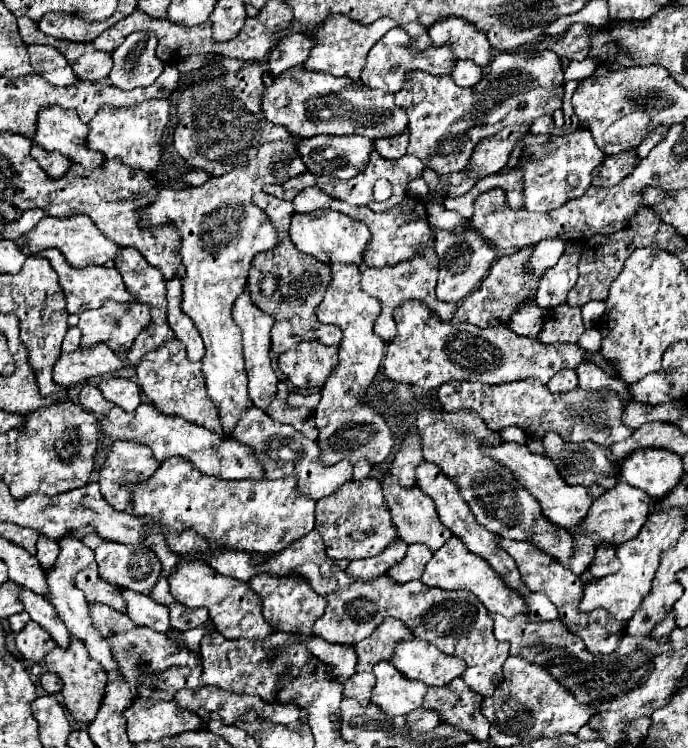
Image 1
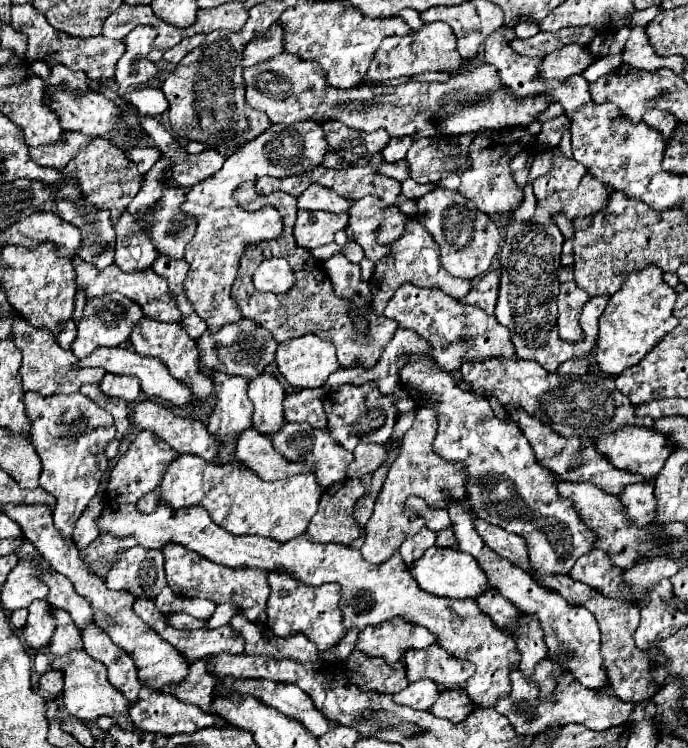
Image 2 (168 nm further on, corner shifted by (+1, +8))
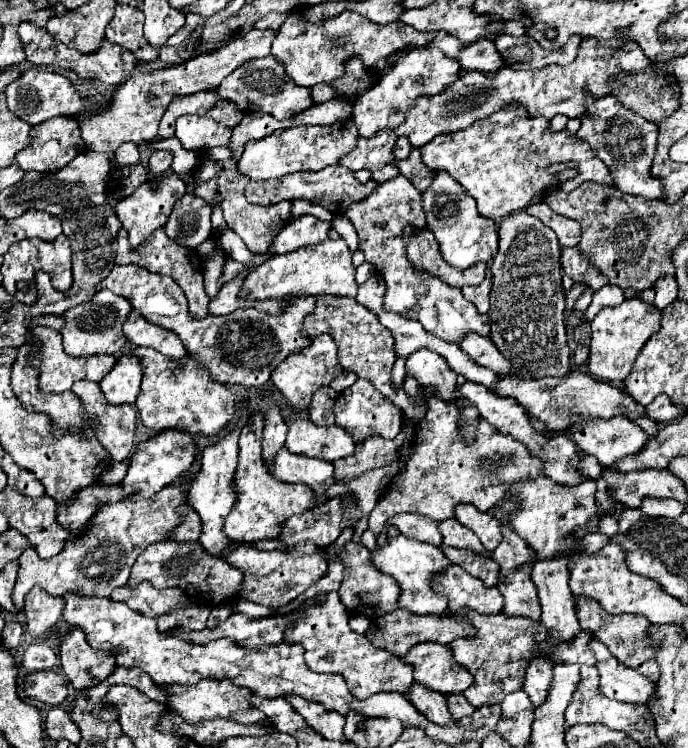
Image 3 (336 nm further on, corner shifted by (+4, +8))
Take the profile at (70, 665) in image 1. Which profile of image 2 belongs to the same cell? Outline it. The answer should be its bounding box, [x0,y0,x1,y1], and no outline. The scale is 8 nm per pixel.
[53,650,135,732]

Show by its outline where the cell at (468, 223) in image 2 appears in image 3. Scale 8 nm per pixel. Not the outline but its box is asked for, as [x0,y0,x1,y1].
[422,172,498,270]

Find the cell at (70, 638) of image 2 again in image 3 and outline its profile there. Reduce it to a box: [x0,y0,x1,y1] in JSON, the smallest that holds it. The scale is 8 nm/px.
[60,628,116,692]

